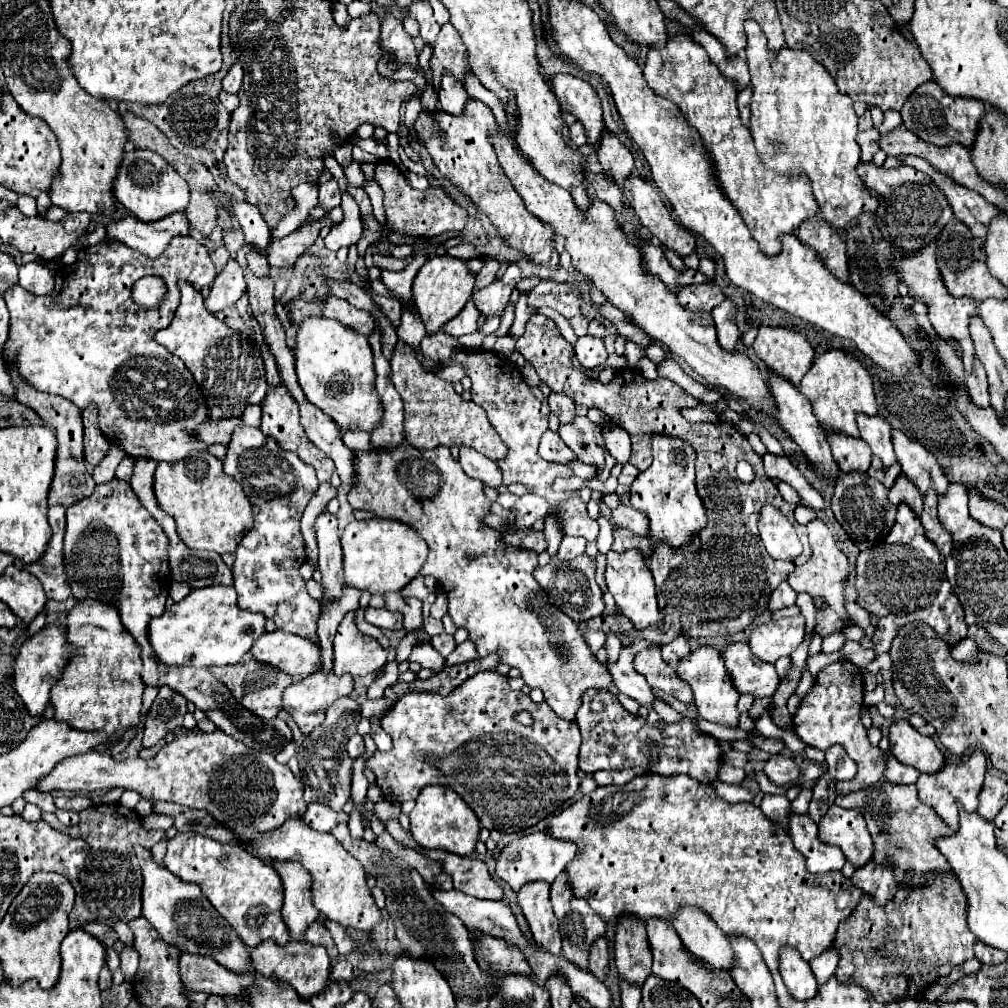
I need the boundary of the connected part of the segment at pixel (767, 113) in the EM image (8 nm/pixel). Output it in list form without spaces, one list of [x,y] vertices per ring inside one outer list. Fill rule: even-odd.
[[[754,19],[746,21],[748,45],[744,49],[746,63],[750,67],[750,85],[754,87],[752,97],[752,119],[750,131],[766,167],[788,173],[792,169],[802,169],[810,183],[820,207],[820,215],[844,233],[854,225],[862,211],[874,213],[878,207],[876,195],[864,191],[864,183],[856,175],[856,165],[860,163],[860,147],[856,143],[856,113],[852,99],[844,95],[828,69],[820,65],[810,53],[802,49],[782,47],[780,51],[768,51],[766,35]],[[774,143],[784,143],[782,151],[776,151]]]

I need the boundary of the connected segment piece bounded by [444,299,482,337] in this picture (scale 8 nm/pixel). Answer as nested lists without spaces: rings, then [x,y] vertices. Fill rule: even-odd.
[[[470,299],[464,309],[454,317],[450,319],[446,325],[444,325],[444,331],[448,335],[454,335],[454,337],[460,337],[460,335],[468,335],[468,333],[474,333],[478,329],[478,319],[480,319],[480,311],[476,309],[474,301]]]

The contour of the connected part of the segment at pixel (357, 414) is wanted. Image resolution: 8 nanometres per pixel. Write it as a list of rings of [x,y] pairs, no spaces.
[[[306,317],[296,331],[296,373],[310,403],[330,415],[340,429],[372,431],[380,421],[380,397],[374,389],[374,363],[368,337],[326,317]]]

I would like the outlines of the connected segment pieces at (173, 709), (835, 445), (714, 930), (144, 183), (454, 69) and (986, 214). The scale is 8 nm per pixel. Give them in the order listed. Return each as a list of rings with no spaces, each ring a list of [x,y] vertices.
[[[160,687],[158,697],[154,699],[154,705],[146,717],[142,745],[144,747],[156,745],[170,731],[182,725],[184,715],[186,715],[186,699],[178,691],[172,691],[172,687]]]
[[[828,435],[828,443],[842,471],[866,471],[870,467],[872,451],[864,441],[860,441],[860,437],[852,439],[852,435]]]
[[[680,907],[672,915],[672,927],[680,935],[686,949],[718,969],[730,969],[734,953],[728,937],[700,911],[700,907]]]
[[[134,149],[124,155],[114,183],[114,195],[130,213],[134,213],[134,217],[146,223],[164,219],[164,215],[172,215],[172,211],[184,211],[190,199],[186,181],[172,169],[172,165],[158,153],[146,149]]]
[[[452,23],[442,25],[436,47],[430,59],[432,79],[434,79],[434,91],[440,91],[440,79],[450,73],[460,83],[464,83],[464,75],[470,71],[468,65],[468,49],[464,47],[464,41],[460,39],[460,33],[452,27]]]
[[[946,177],[946,187],[940,187],[942,193],[946,195],[954,217],[960,219],[974,237],[980,237],[984,241],[986,237],[986,229],[988,229],[988,221],[996,215],[996,205],[988,203],[980,193],[966,189],[958,183],[954,183],[952,179]]]

